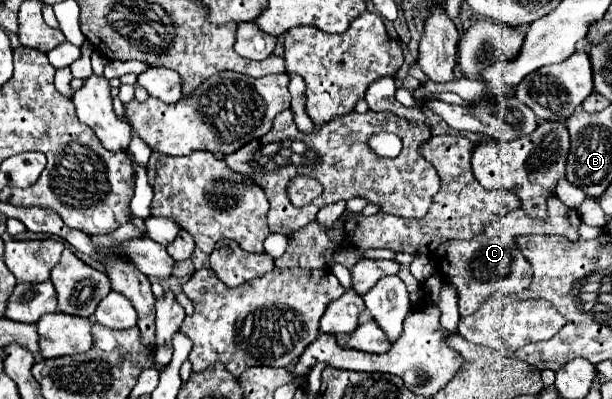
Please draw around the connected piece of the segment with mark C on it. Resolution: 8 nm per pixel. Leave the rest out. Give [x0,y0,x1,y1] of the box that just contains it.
[433,195,581,317]

